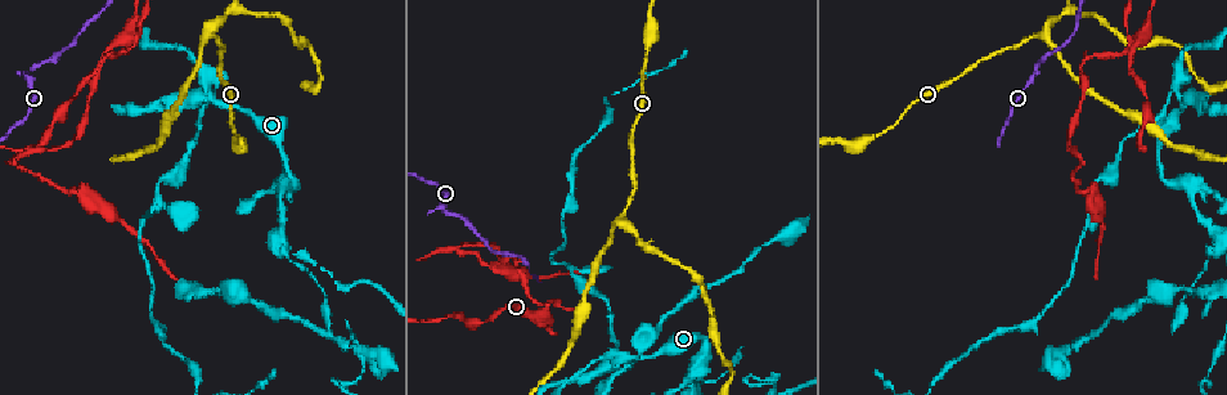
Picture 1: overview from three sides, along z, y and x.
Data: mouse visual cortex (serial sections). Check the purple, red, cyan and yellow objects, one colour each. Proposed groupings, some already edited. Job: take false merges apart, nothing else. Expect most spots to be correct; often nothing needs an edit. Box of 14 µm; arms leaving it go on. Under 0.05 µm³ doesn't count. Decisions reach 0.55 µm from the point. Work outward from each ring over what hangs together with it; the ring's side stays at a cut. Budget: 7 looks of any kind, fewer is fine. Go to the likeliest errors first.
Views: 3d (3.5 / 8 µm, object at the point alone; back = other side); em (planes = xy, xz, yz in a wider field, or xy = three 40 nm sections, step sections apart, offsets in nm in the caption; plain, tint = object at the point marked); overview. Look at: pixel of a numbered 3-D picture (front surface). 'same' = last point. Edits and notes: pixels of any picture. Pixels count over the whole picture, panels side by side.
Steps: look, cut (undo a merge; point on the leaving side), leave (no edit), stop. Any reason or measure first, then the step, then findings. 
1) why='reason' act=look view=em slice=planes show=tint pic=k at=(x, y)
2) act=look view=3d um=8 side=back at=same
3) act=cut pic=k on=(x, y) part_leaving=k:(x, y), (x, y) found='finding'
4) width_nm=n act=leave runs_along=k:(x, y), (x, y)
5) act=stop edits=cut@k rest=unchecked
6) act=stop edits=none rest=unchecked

why='calibre changes' act=look view=3d um=3.5 pic=1 at=(1178, 97)

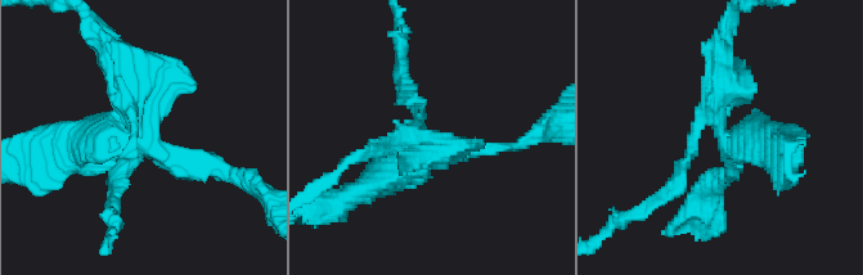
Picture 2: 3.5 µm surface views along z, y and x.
act=look view=em slice=xy step=5 show=tint pic=2 at=(724, 142)

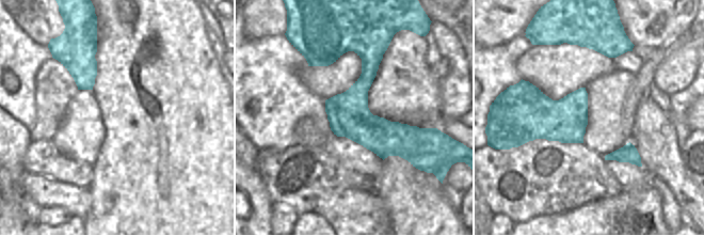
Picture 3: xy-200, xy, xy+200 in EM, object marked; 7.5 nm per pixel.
act=leave runs_along=2:(513, 147), (430, 144), (418, 108) found='all the same cell'

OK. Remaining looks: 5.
act=look view=3d um=3.5 pic=1 at=(210, 35)

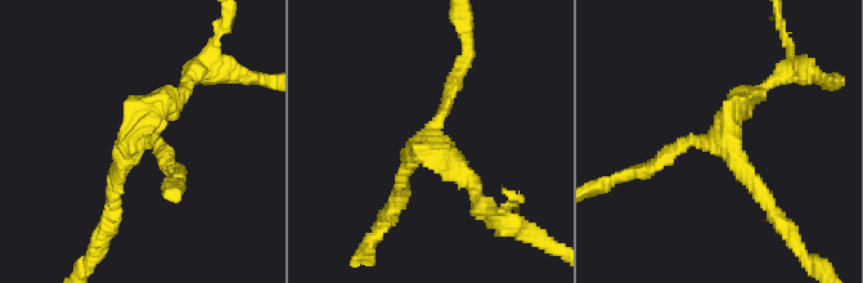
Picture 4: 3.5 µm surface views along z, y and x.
arms=3 arm_widths_nm=200,200,250 act=look view=em slice=xy step=2 show=tint pic=4 at=(139, 133)

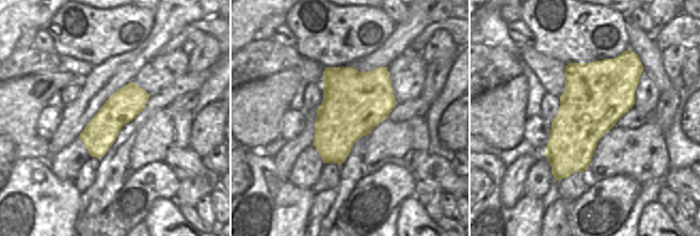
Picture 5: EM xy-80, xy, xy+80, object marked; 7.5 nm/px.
act=leave runs_along=4:(462, 70), (398, 185) found='all the same cell'

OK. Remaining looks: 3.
why='sharp bend' act=look view=3d um=3.5 pic=1 at=(129, 36)

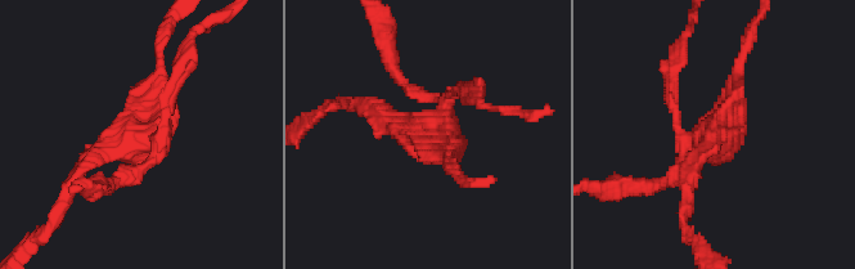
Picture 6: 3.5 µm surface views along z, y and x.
why='need the tissue' act=look view=em slice=xy step=2 show=tint pic=6 at=(712, 136)

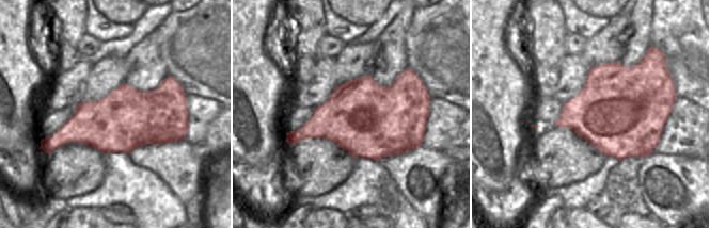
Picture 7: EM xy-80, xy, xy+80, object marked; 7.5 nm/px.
width_nm=550 act=cut pic=6 on=(129, 178) part_leaving=6:(157, 142), (152, 161), (97, 184) found='a second cell is stuck on'

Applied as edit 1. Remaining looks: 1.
act=stop edits=cut@6 rest=unchecked

